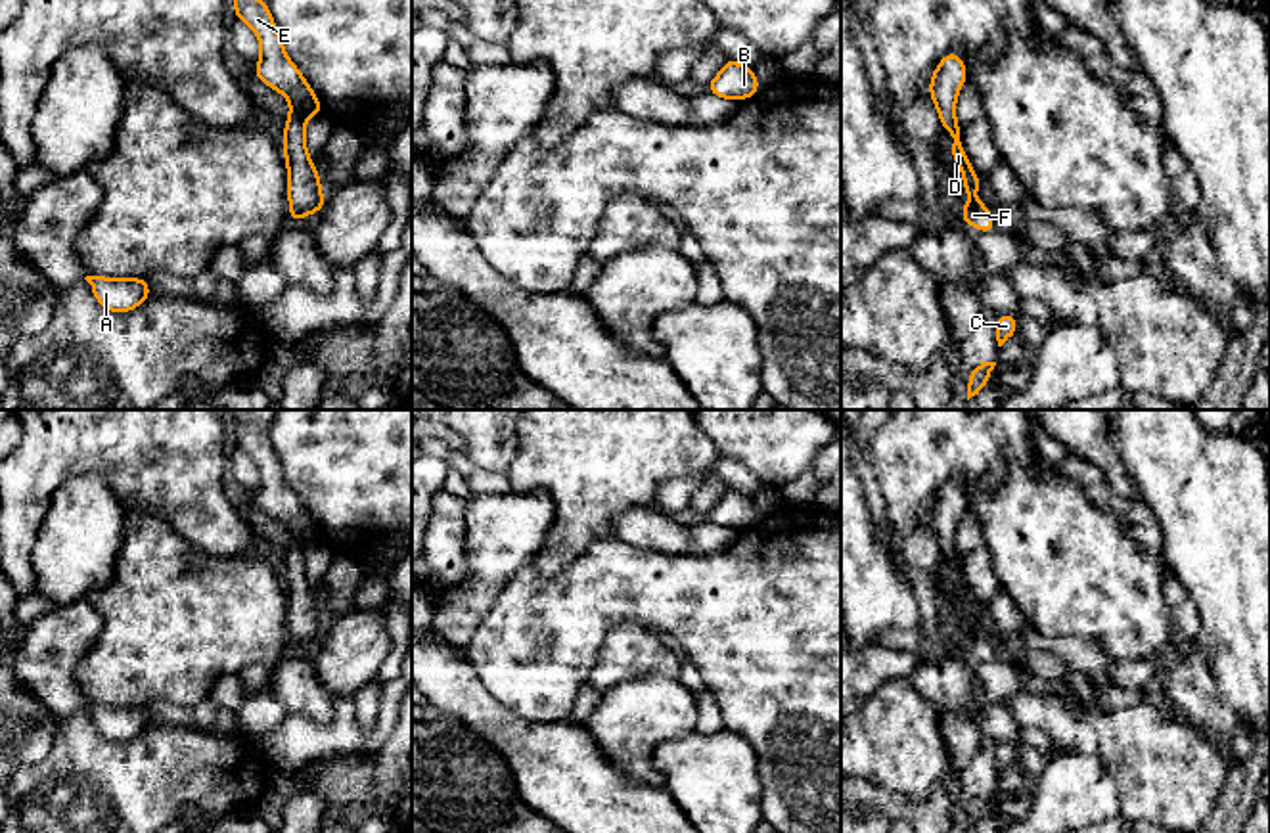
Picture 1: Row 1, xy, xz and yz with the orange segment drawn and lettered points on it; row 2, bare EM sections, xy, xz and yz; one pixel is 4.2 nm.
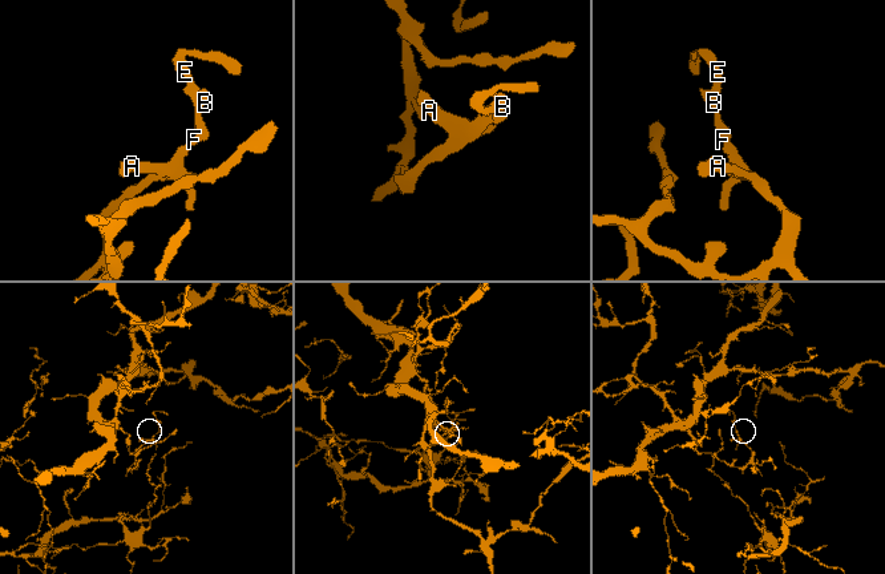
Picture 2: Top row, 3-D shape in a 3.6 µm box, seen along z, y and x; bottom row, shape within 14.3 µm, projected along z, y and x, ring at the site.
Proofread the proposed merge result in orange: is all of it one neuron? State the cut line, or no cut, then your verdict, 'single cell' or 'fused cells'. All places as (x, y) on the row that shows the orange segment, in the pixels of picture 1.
cut none; single cell

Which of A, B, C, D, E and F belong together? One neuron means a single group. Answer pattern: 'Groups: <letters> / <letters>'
Groups: A B C D E F

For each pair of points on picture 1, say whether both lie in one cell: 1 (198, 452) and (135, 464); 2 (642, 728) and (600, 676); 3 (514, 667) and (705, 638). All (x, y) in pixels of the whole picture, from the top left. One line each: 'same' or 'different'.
1: same
2: different
3: same

